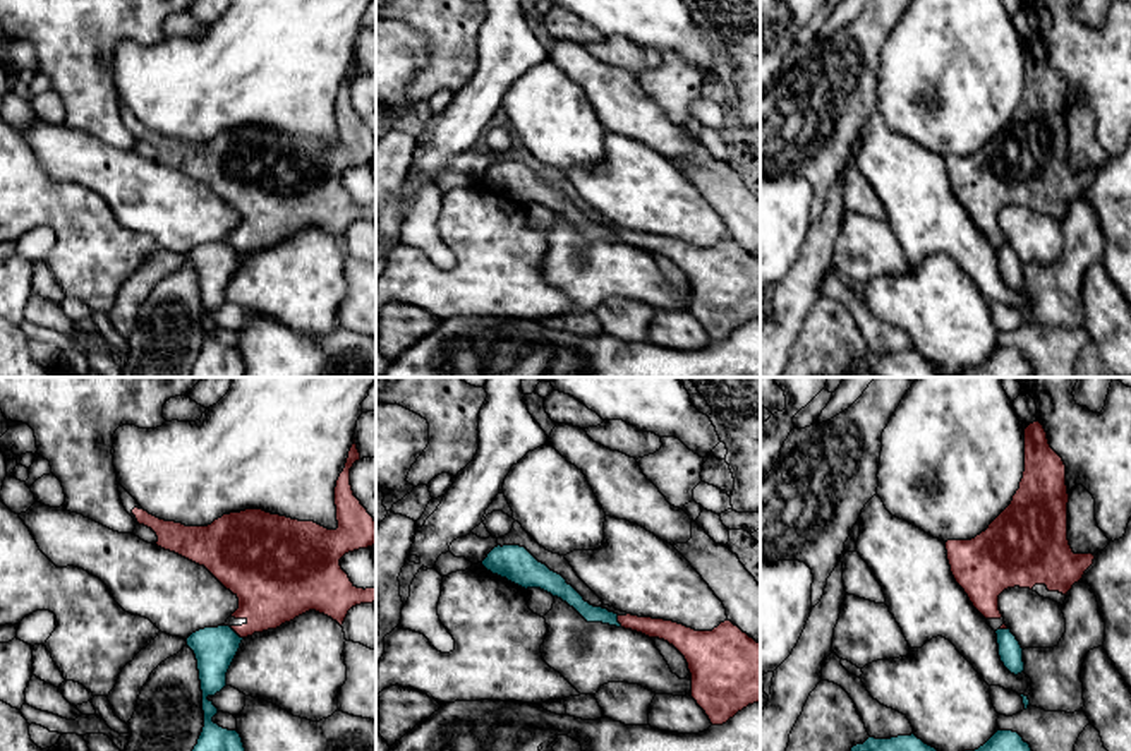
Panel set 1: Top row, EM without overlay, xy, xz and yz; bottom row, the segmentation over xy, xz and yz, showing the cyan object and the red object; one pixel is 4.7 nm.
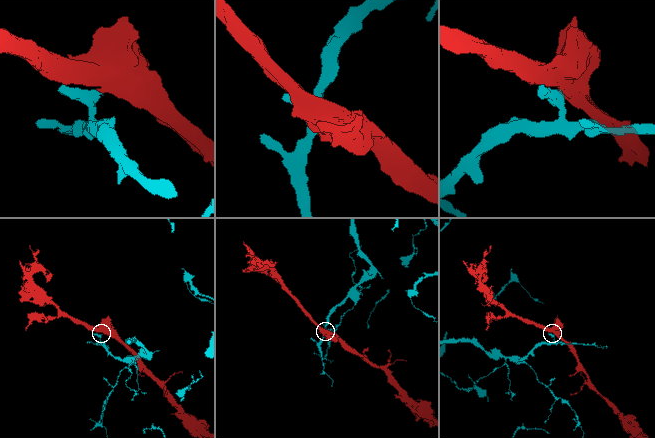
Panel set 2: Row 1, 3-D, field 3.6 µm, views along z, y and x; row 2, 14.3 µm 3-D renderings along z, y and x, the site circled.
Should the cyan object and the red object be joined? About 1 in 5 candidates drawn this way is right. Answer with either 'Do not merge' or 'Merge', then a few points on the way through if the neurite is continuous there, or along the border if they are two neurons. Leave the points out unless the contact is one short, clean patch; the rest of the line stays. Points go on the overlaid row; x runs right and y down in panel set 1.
Do not merge. Boundary: xy (229, 626), (242, 638)

